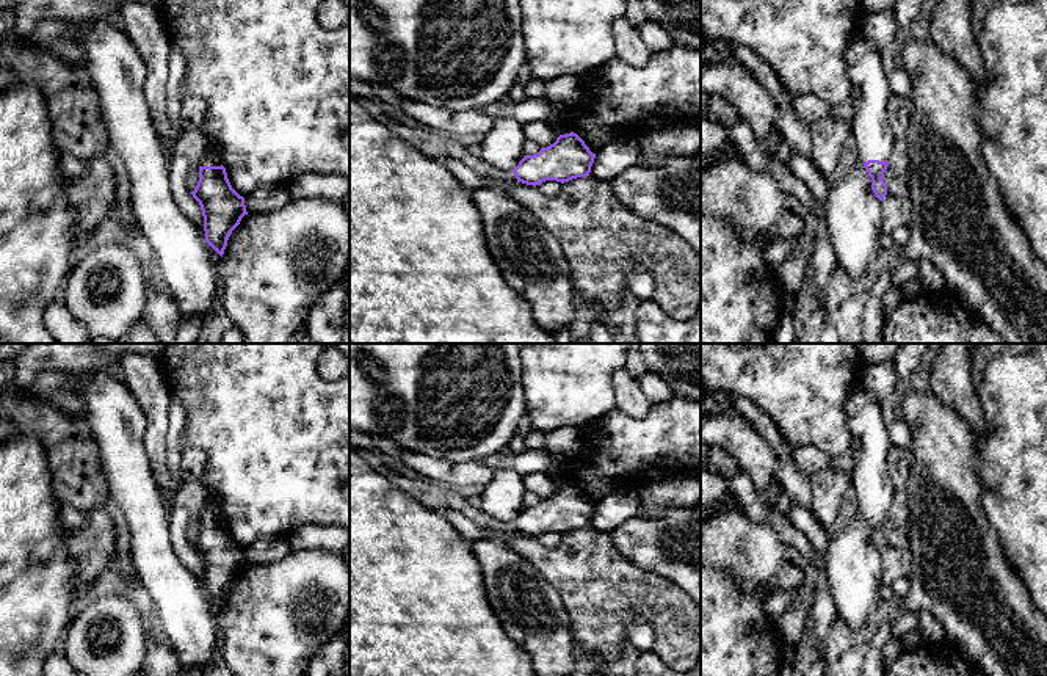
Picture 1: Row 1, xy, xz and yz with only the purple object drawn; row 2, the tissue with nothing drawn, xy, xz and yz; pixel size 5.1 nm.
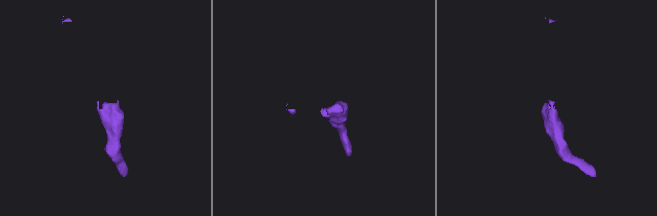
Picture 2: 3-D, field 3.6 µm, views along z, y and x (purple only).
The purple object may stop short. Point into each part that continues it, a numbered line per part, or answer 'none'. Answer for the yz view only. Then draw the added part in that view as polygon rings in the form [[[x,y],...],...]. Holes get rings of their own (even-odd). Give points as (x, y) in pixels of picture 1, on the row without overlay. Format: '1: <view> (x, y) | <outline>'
1: yz (872, 488) | [[[860,364],[846,397],[846,423],[853,434],[853,500],[862,514],[889,513],[895,489],[887,472],[892,441],[881,416],[881,402],[867,386],[867,365]]]

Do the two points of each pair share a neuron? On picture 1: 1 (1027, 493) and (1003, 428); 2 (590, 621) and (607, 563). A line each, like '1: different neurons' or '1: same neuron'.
1: same neuron
2: same neuron

